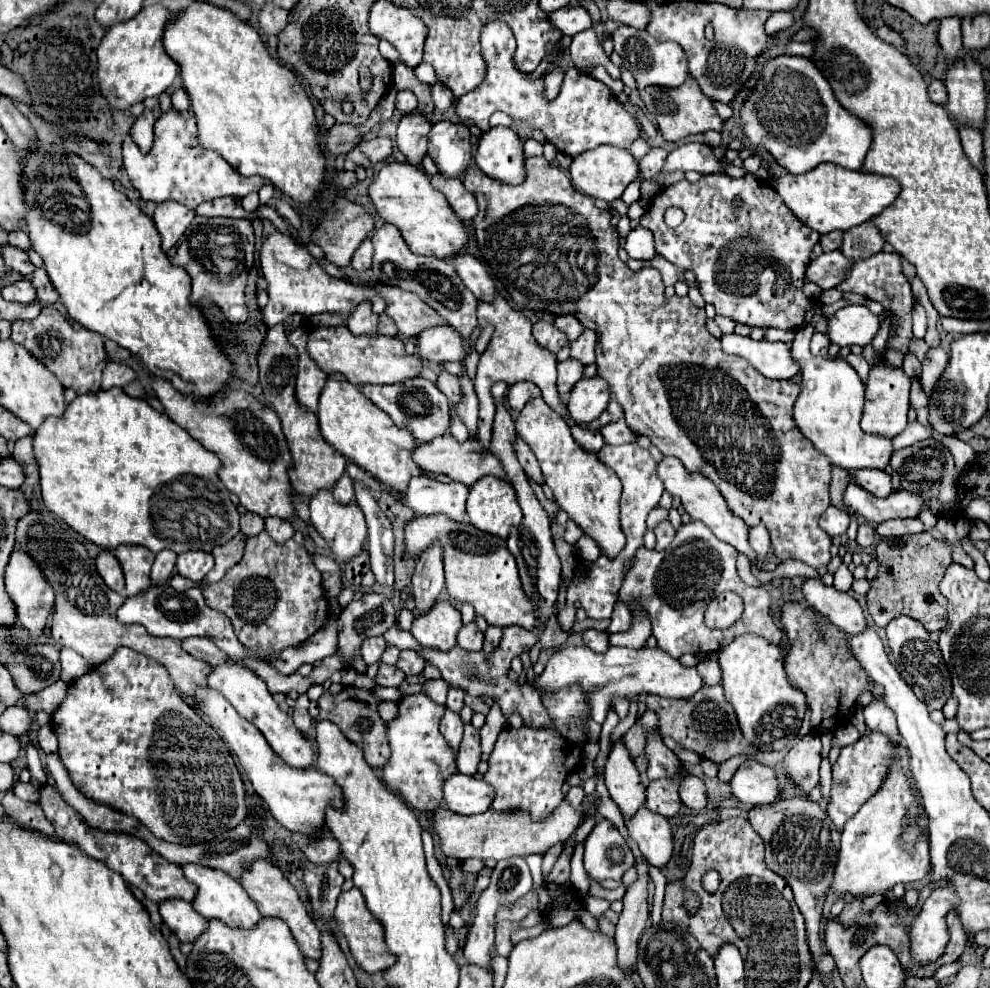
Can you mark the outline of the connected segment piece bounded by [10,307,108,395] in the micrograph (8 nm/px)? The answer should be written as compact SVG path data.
M44 307L40 315L30 321L16 319L12 323L10 339L26 347L26 351L30 351L32 357L36 357L48 371L52 371L64 387L72 387L78 395L100 391L102 369L108 363L104 339L98 333L82 329L76 321L70 321L70 317L62 315L54 307Z

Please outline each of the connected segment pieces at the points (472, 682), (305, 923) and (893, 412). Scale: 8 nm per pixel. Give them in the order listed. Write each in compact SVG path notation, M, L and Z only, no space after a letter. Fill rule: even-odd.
M508 625L508 627L502 629L502 633L504 635L502 635L502 641L500 641L500 647L494 651L494 657L486 657L484 653L466 653L460 647L450 649L450 653L436 653L434 649L426 649L424 647L424 659L440 669L442 679L446 683L458 685L458 687L462 687L468 693L484 693L488 697L498 699L506 719L510 719L514 713L518 713L534 729L538 729L538 727L554 729L554 719L550 717L550 713L542 705L540 697L534 695L534 693L526 693L526 685L524 687L516 687L514 681L506 679L506 673L510 669L512 657L520 655L524 649L530 649L538 641L538 637L534 633L518 627L518 625Z
M256 859L250 863L250 867L242 873L242 877L238 879L238 883L244 887L244 891L250 895L250 899L256 903L258 911L262 915L268 915L268 917L280 917L288 923L296 943L298 943L298 949L306 955L306 957L312 957L312 959L320 959L320 931L314 923L314 919L310 917L310 913L306 911L304 903L300 901L298 893L294 891L294 887L290 885L290 881L284 877L284 873L270 861L264 861L264 859Z
M884 361L884 365L874 365L870 369L870 377L866 383L864 417L860 421L862 429L870 435L894 439L908 425L908 409L910 409L910 379L904 375L902 367L892 369L886 361Z

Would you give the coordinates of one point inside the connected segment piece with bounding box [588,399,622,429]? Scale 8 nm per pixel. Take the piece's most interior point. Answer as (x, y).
(613, 412)

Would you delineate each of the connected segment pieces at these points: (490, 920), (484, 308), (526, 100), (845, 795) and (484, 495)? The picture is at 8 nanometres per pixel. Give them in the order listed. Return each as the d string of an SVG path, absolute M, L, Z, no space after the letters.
M512 857L512 859L502 859L496 863L490 875L490 885L482 891L476 909L474 909L474 919L466 931L466 945L462 949L464 959L468 963L474 963L486 971L492 971L492 947L494 947L494 937L496 937L496 915L504 907L512 907L518 899L522 899L528 891L532 889L532 875L522 857Z
M496 293L494 301L490 301L490 303L480 301L478 303L478 327L480 327L480 331L486 329L488 325L494 325L494 333L492 333L492 337L490 337L484 353L480 353L476 381L474 381L476 383L476 393L480 401L480 423L477 438L484 452L487 453L489 451L496 410L491 394L491 387L494 383L498 383L498 381L504 381L506 385L514 385L518 381L532 381L532 383L536 383L540 387L540 391L542 391L544 401L550 407L554 407L556 413L564 415L564 419L572 425L572 421L570 421L570 417L566 413L566 405L562 405L560 395L558 395L556 387L552 385L554 383L554 361L556 361L556 355L546 353L546 349L538 347L538 343L534 341L534 337L530 333L532 323L520 311L514 311L506 303L506 299Z
M488 23L482 29L480 41L488 73L478 89L466 93L456 101L456 115L462 123L474 123L482 131L488 131L490 115L496 111L504 111L514 119L516 125L542 131L546 139L556 145L558 151L570 157L576 157L578 153L602 143L618 143L618 103L606 83L594 79L588 73L582 73L578 67L570 67L566 71L564 85L558 97L546 99L544 77L530 79L530 73L524 73L516 67L516 41L506 23Z
M871 731L861 736L856 741L856 745L848 745L841 748L837 762L832 766L832 799L830 799L830 805L828 805L828 817L832 819L832 823L834 823L834 827L838 831L842 831L844 823L852 815L858 813L860 805L864 805L870 797L874 797L882 789L886 777L890 775L892 763L900 763L902 771L906 773L906 777L908 777L908 781L912 785L912 793L914 793L914 797L916 797L916 801L920 805L920 813L918 813L918 821L916 823L920 827L920 833L924 837L928 835L928 815L924 811L922 797L920 797L918 787L916 787L916 779L914 779L914 775L910 771L910 751L904 745L894 747L886 736L876 731Z
M492 475L482 477L470 487L466 513L476 529L502 539L506 539L514 525L522 521L514 487L508 481Z

